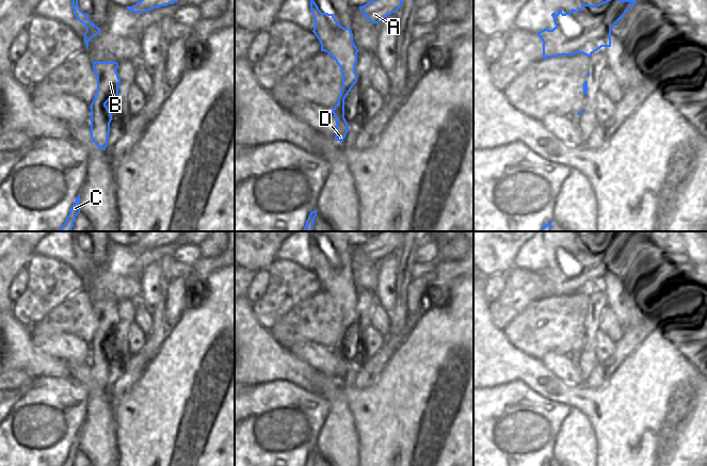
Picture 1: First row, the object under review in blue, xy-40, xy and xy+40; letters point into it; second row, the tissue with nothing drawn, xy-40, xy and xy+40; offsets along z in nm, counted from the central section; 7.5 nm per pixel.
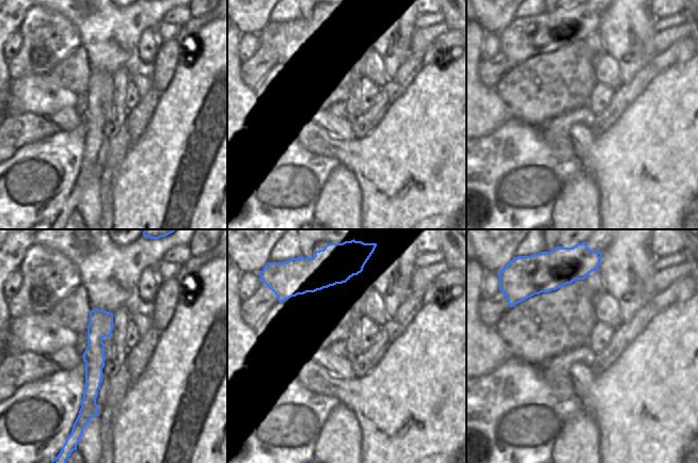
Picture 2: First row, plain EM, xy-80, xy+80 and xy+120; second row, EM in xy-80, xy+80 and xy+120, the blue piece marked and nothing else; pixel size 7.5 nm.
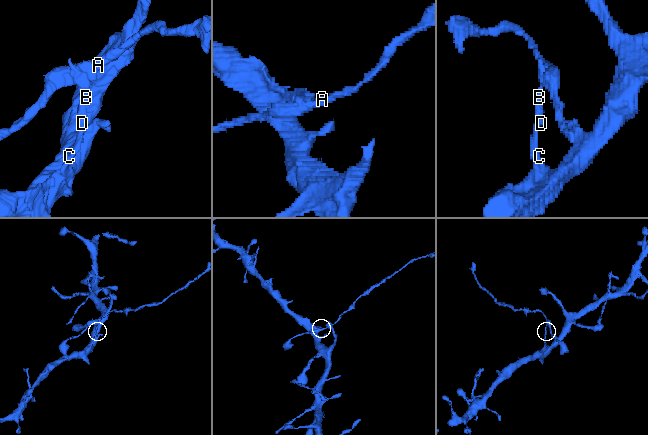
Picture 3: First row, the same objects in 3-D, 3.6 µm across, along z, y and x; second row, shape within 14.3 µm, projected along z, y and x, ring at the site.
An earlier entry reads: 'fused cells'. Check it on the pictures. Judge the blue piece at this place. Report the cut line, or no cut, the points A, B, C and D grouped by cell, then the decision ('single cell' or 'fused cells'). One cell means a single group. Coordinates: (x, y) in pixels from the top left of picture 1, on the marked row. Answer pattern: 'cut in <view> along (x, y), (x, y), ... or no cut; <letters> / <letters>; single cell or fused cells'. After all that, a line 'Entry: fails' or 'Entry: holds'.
cut in xy along (333, 17), (332, 25), (338, 36), (336, 44), (325, 51); A / B C D; fused cells
Entry: holds

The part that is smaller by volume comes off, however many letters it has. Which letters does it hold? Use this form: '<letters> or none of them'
A

